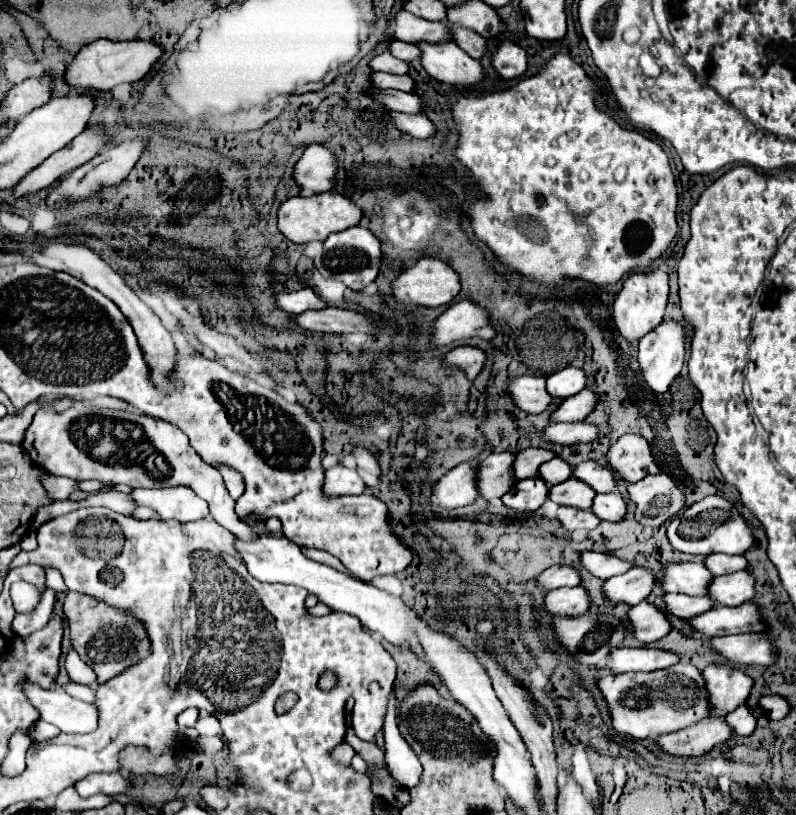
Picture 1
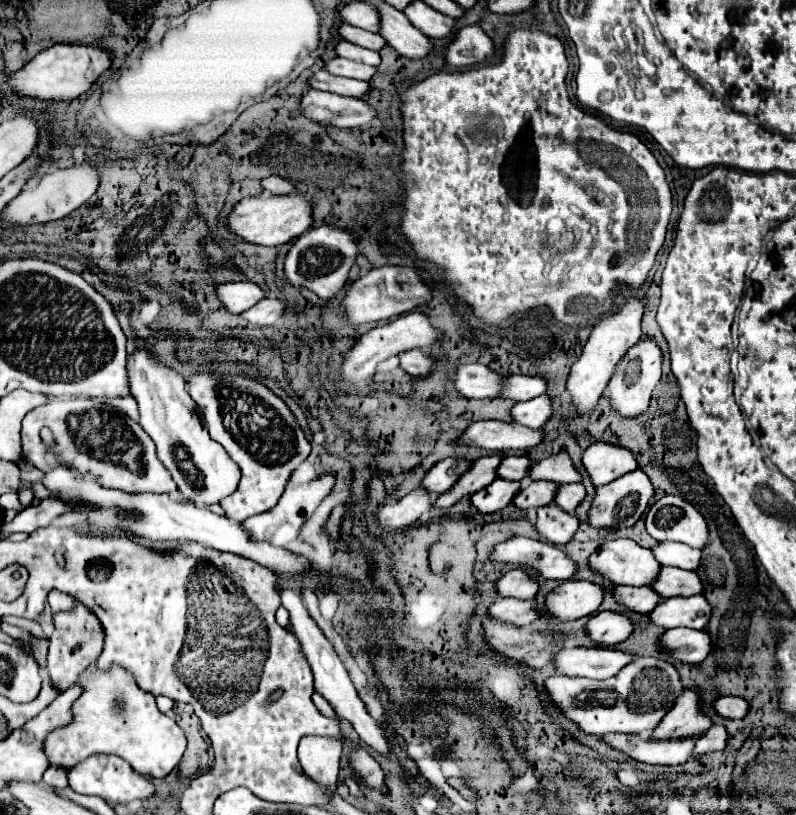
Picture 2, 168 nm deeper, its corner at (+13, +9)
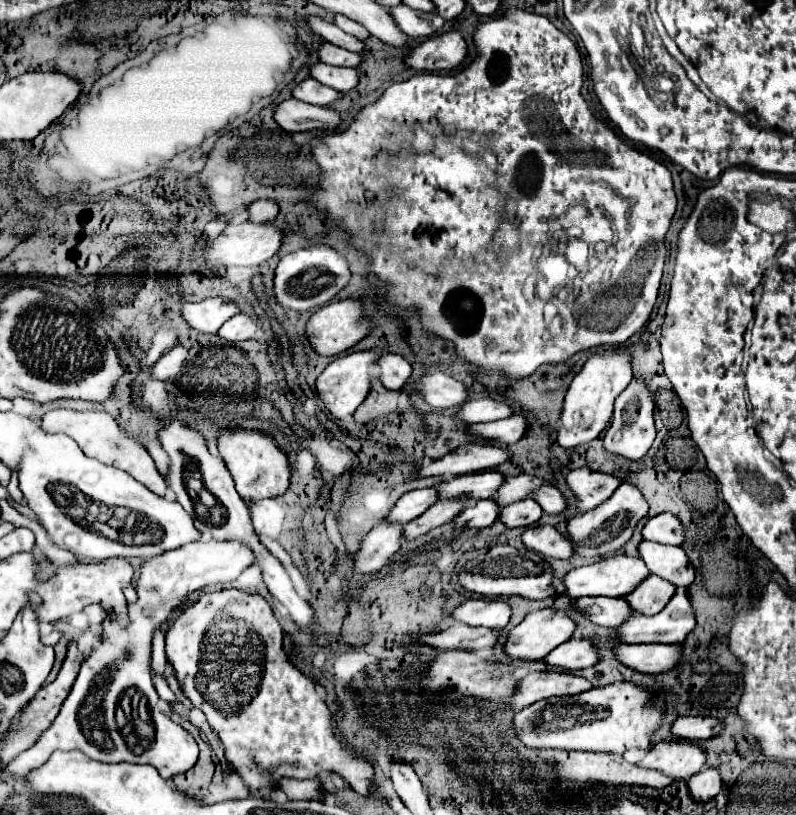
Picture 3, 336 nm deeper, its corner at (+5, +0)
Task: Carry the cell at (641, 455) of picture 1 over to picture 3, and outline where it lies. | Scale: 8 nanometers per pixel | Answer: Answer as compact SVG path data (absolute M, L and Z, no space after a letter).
M577 468L565 476L565 482L577 500L577 510L587 512L605 502L623 480L589 468Z

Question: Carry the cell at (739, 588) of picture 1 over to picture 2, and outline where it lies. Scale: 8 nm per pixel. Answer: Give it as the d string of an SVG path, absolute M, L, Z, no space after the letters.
M661 567L657 581L651 585L661 597L691 597L703 593L703 583L695 571L683 571L675 567Z

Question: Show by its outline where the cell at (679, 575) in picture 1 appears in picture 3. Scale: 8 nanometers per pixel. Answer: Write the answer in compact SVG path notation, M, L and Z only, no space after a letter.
M615 554L615 556L603 558L597 564L575 568L575 570L567 572L563 578L563 586L565 586L565 594L569 598L583 598L583 596L609 596L609 598L617 596L619 598L619 596L625 596L627 592L631 592L647 576L649 576L649 570L641 558L633 558L627 554Z

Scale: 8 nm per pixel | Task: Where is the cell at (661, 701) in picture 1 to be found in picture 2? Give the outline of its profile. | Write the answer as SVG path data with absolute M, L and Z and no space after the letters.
M637 657L617 675L603 681L553 675L545 681L545 687L569 719L573 719L583 731L597 735L653 731L655 725L659 725L659 721L667 715L667 709L671 709L679 693L683 693L675 663L661 657Z

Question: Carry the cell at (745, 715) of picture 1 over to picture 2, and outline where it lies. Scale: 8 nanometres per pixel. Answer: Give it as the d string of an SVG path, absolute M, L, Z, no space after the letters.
M713 725L711 729L707 729L707 733L703 733L703 737L699 737L695 741L695 749L693 749L693 757L705 755L705 753L713 753L719 749L725 749L729 739L727 727L725 725Z

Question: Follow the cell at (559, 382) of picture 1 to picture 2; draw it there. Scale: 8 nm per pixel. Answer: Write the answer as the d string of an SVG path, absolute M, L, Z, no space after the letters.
M517 373L507 379L507 387L501 393L501 397L513 399L513 401L527 401L537 395L543 395L547 391L547 385L549 385L549 381L543 375Z

